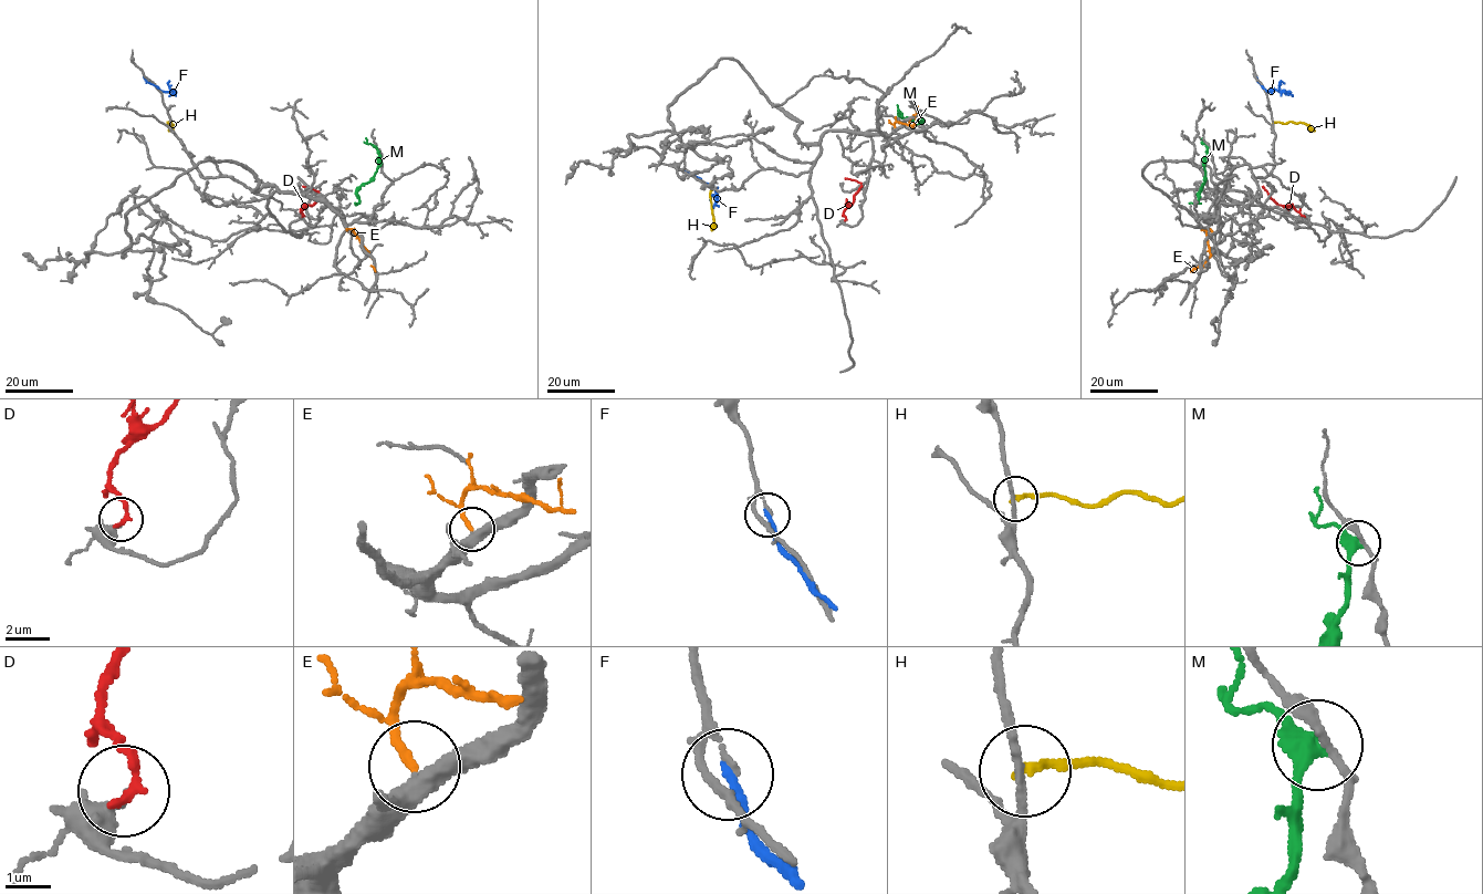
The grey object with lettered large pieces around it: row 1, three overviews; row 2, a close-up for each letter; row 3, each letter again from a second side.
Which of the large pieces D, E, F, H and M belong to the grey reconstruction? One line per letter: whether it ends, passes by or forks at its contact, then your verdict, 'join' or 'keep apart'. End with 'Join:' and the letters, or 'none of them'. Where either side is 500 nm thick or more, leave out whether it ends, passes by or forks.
D: it ends; keep apart
E: it ends; keep apart
F: it ends; keep apart
H: it ends; keep apart
M: it passes by; keep apart
Join: none of them

